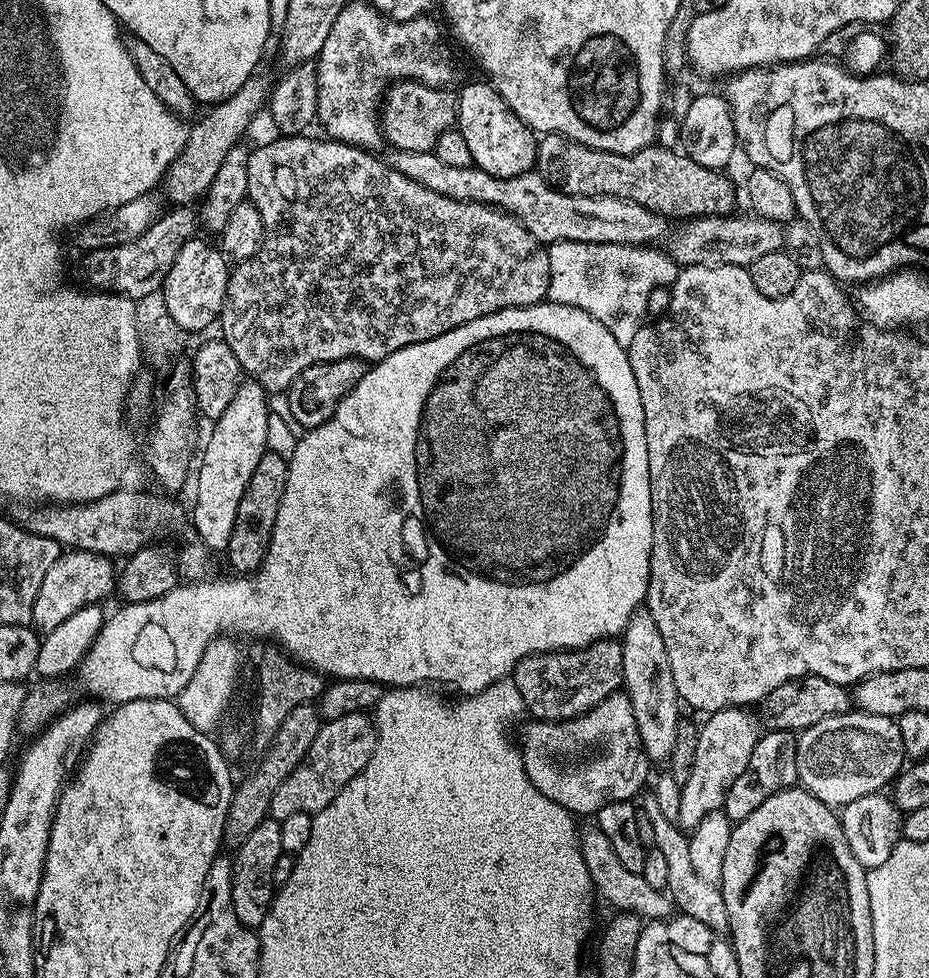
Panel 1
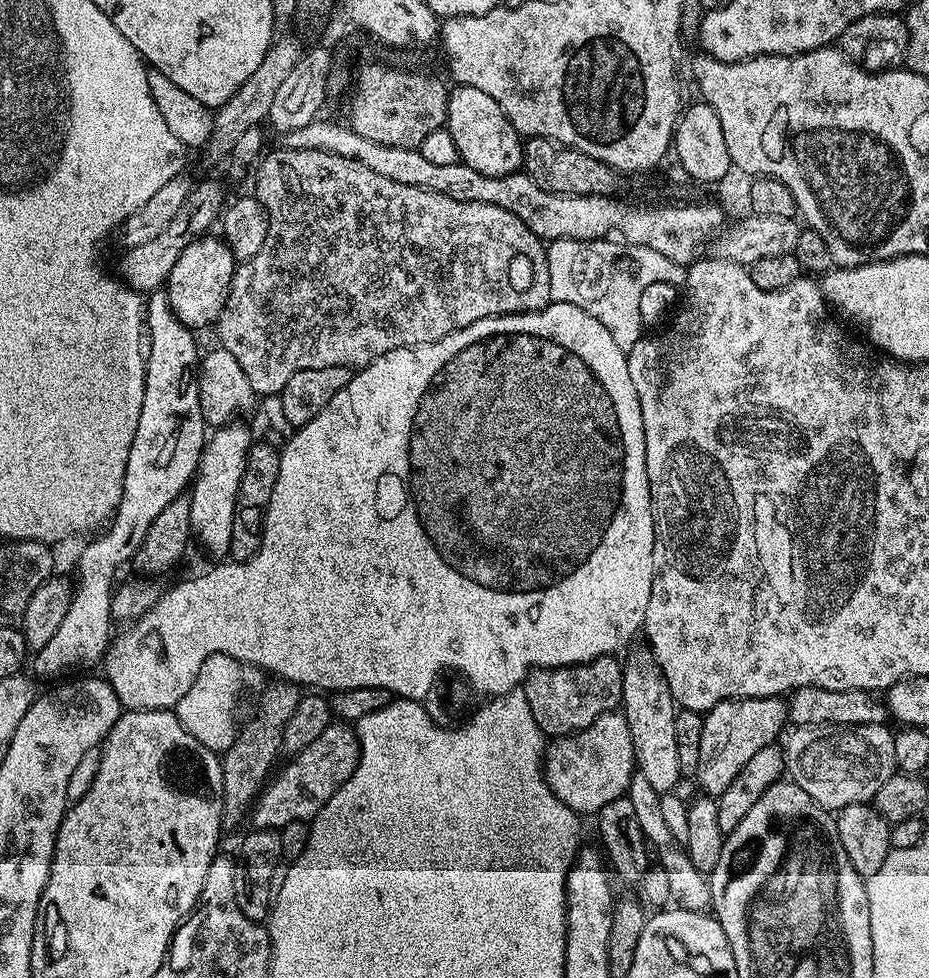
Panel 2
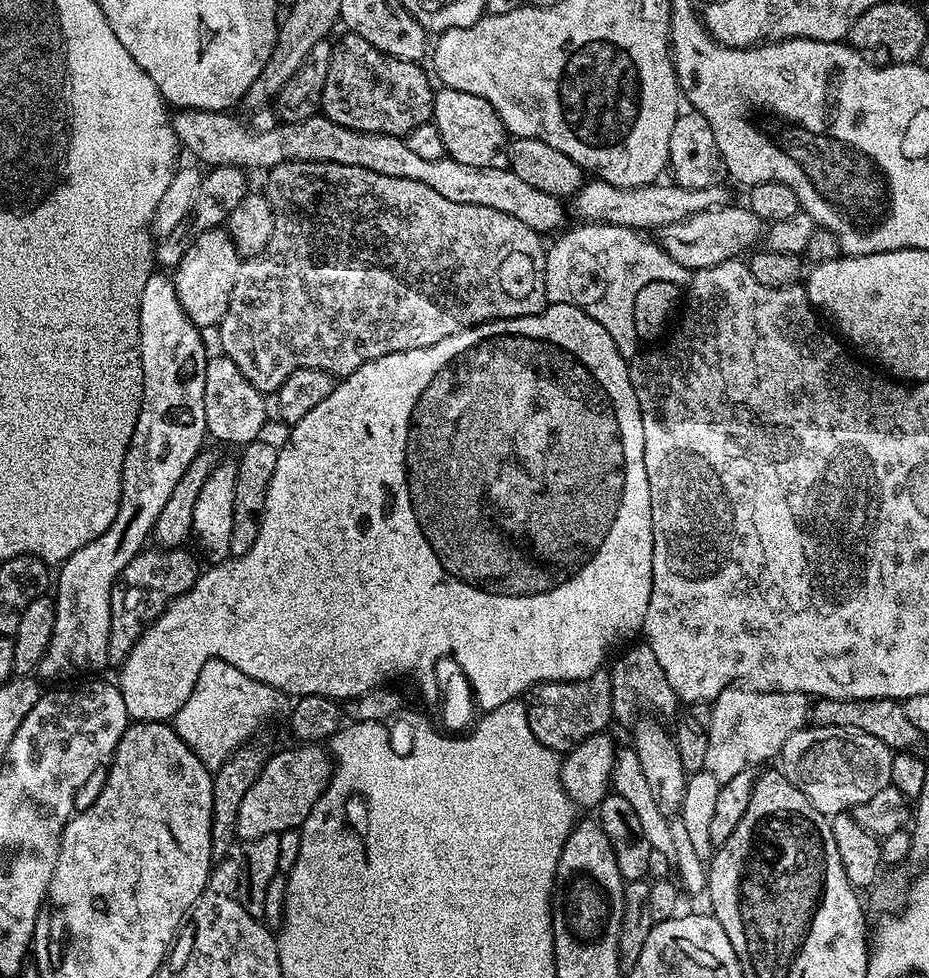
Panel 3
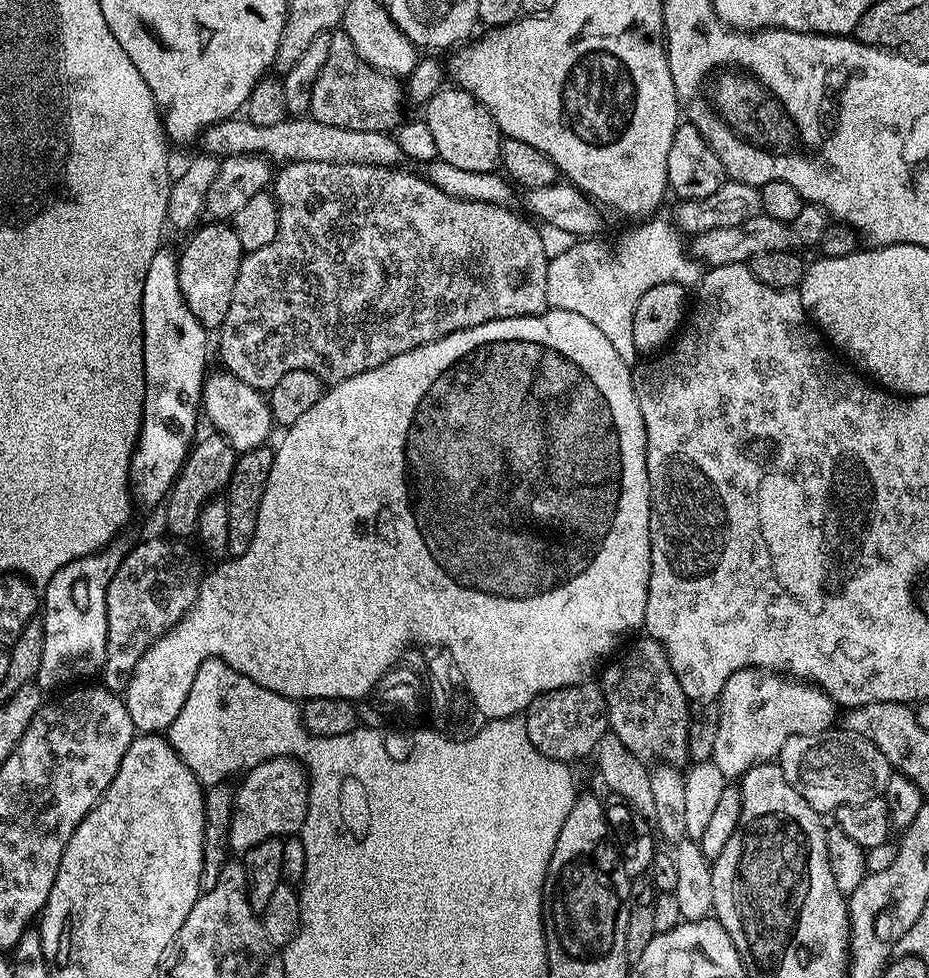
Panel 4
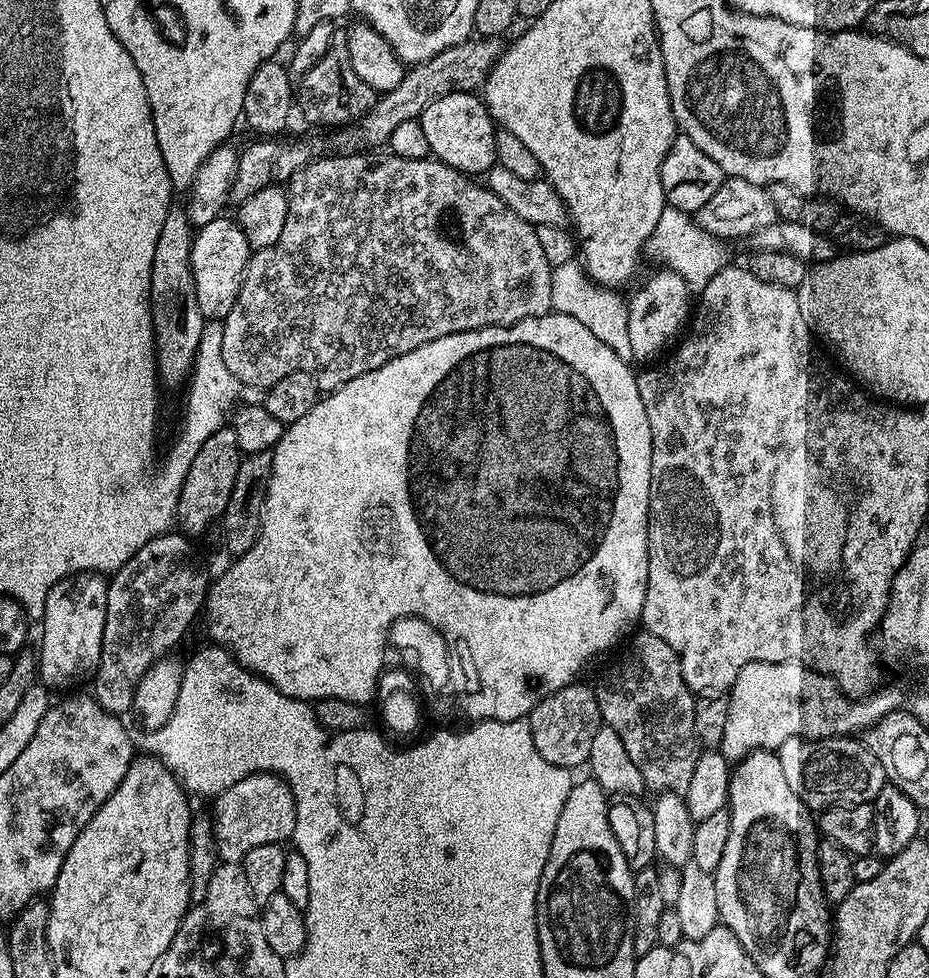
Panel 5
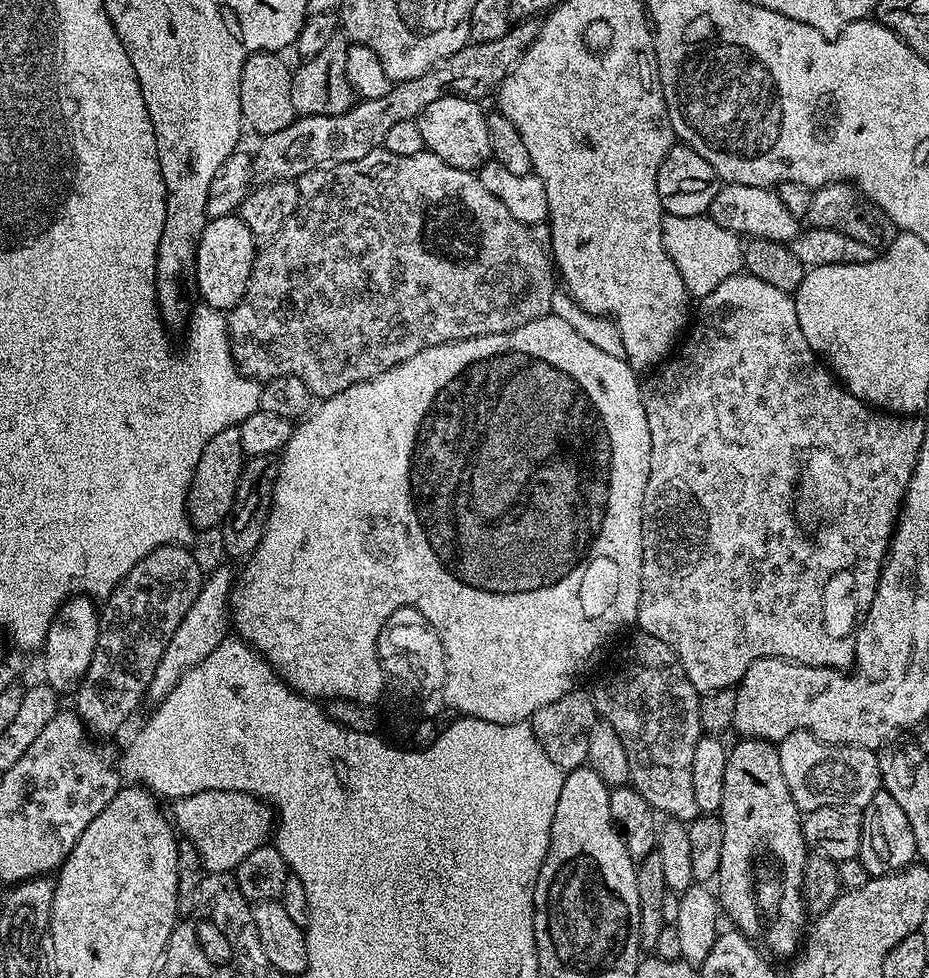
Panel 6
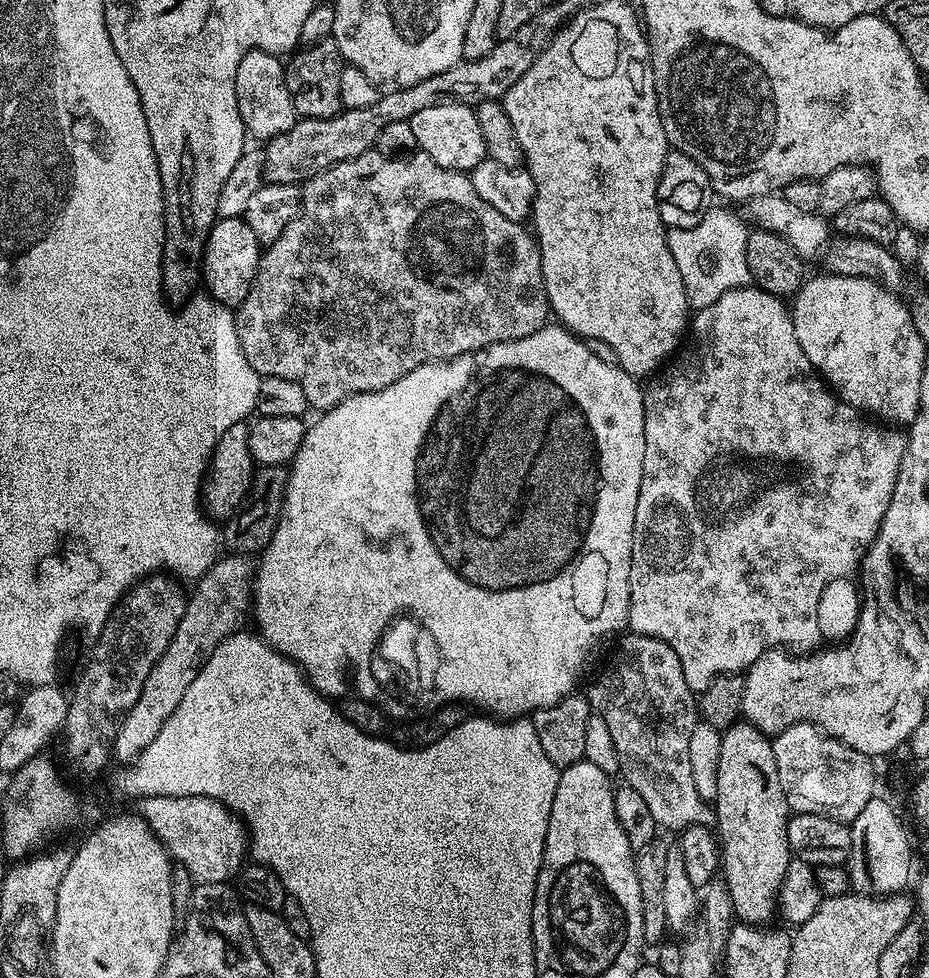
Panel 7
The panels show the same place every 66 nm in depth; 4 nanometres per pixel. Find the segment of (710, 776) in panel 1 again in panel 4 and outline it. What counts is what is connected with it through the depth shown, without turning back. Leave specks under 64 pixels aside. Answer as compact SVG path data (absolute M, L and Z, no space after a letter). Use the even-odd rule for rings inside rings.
M754 668L730 674L718 703L718 734L711 760L729 782L746 775L755 764L775 761L790 738L827 732L838 720L838 705L815 684L780 674L758 674Z

